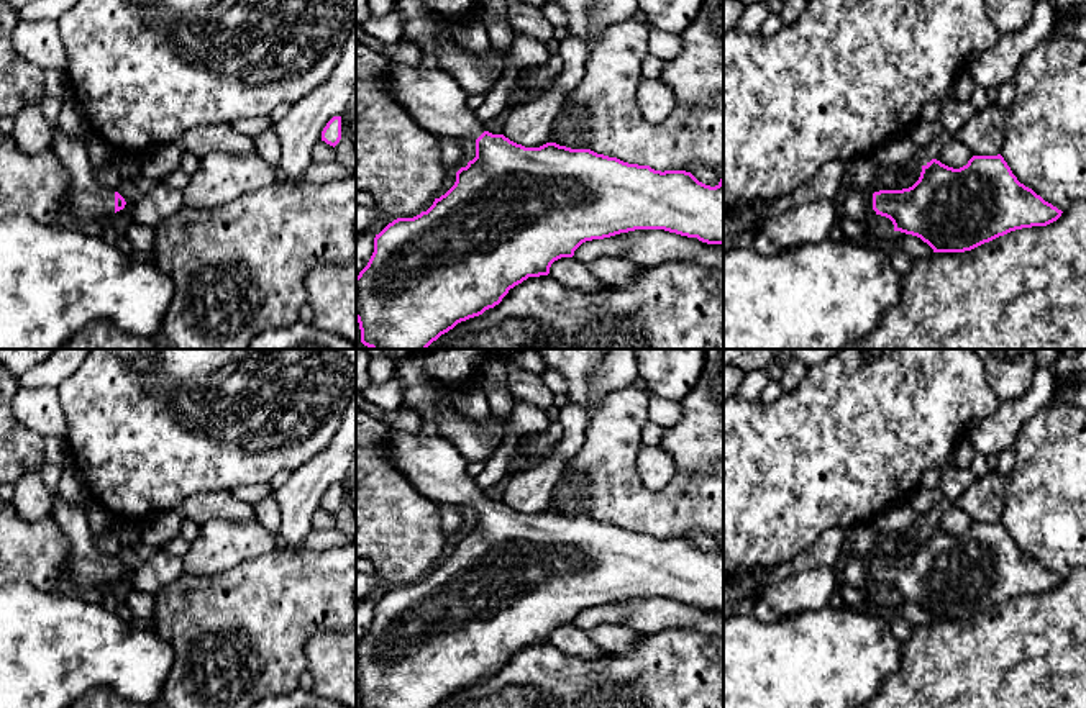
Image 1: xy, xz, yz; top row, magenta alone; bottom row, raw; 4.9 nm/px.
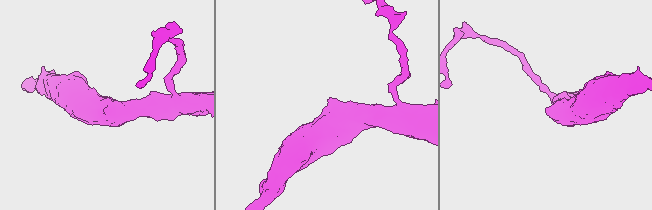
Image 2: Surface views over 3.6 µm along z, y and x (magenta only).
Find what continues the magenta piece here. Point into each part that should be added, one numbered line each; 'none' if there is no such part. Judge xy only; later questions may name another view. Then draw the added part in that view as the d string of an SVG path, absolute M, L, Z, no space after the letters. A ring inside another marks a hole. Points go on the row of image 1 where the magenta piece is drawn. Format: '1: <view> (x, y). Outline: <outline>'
1: xy (87, 200). Outline: M44 97L39 102L43 116L52 126L51 151L59 157L61 166L71 179L67 200L59 220L77 221L105 220L115 213L115 192L105 188L94 175L89 149L82 138L66 136L57 129L57 118L66 98Z

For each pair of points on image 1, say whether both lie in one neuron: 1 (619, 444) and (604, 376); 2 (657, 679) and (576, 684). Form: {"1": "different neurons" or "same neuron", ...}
{"1": "different neurons", "2": "same neuron"}

